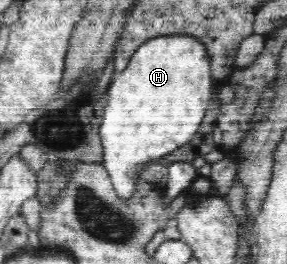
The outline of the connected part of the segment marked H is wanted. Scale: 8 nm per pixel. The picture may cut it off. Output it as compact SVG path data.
M189 34L160 35L148 39L135 50L127 68L112 77L100 126L102 164L122 201L128 202L133 195L137 195L138 173L149 162L159 161L195 137L212 103L214 92L209 54L205 46Z

